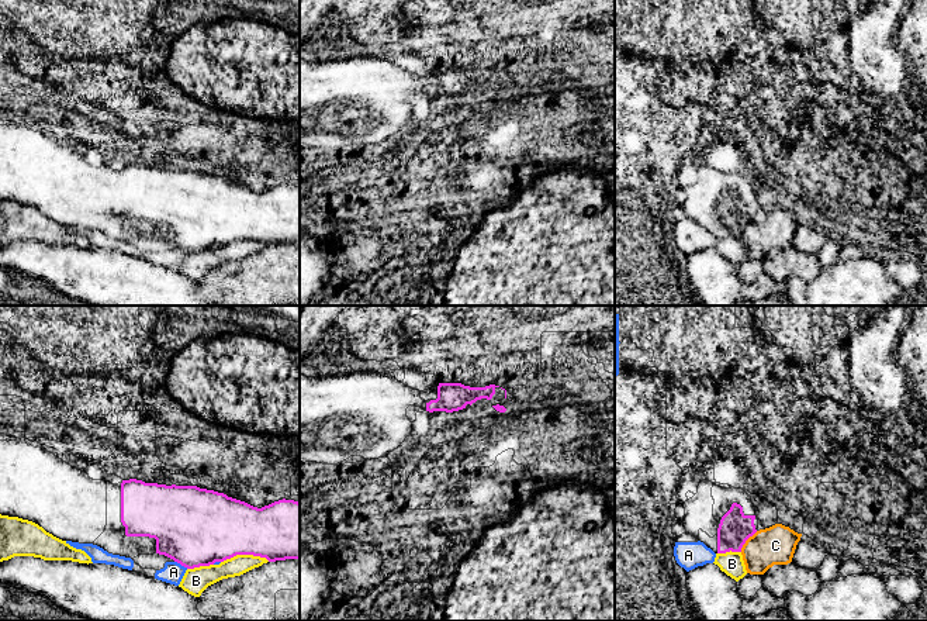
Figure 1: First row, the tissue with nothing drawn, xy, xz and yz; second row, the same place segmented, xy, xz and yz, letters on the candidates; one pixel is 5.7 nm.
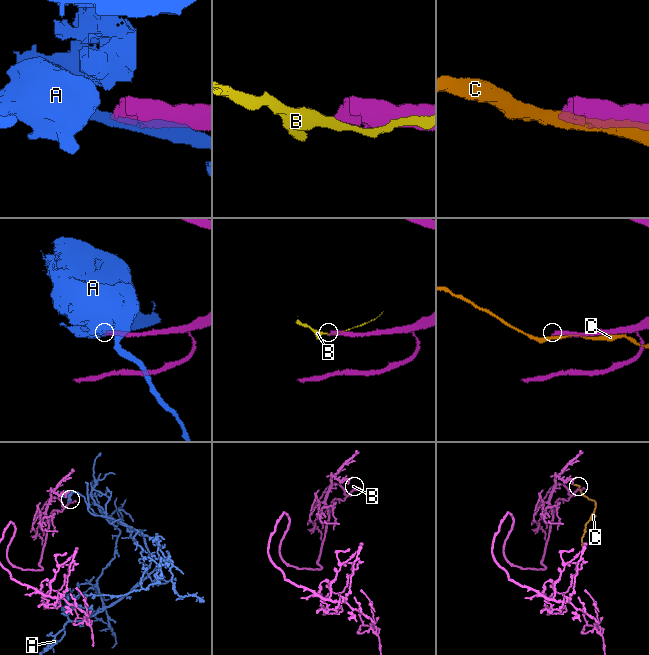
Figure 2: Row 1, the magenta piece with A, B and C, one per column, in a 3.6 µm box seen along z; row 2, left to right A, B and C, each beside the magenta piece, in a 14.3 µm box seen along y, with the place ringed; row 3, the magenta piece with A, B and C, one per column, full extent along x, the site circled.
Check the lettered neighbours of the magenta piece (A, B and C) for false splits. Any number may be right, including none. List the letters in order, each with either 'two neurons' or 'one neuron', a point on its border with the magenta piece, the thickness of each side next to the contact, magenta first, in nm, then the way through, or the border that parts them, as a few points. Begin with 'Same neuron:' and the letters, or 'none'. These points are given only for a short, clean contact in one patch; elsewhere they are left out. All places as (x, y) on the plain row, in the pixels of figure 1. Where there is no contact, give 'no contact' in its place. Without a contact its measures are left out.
Same neuron: none
A: two neurons | xy (182, 249) | 460/120 nm | along xy (175, 245), (187, 252)
B: two neurons | xy (245, 238) | 400/120 nm
C: two neurons | yz (746, 224) | 190/220 nm

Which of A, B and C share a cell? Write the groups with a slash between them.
A / B / C

